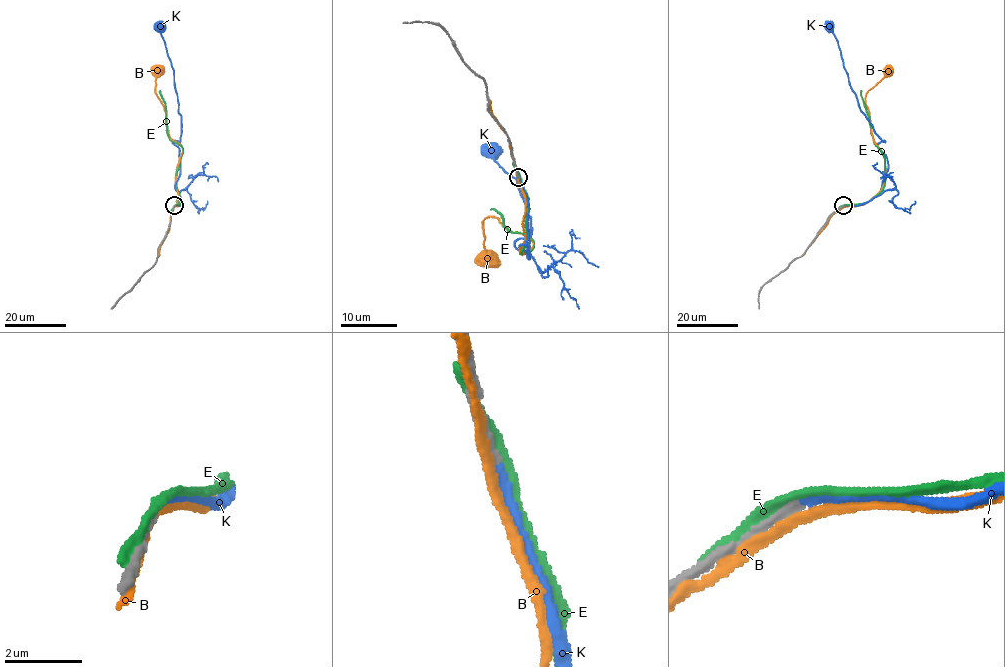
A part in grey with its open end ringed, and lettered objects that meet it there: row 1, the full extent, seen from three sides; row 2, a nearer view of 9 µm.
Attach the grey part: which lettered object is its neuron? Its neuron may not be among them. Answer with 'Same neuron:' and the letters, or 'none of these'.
Same neuron: K

